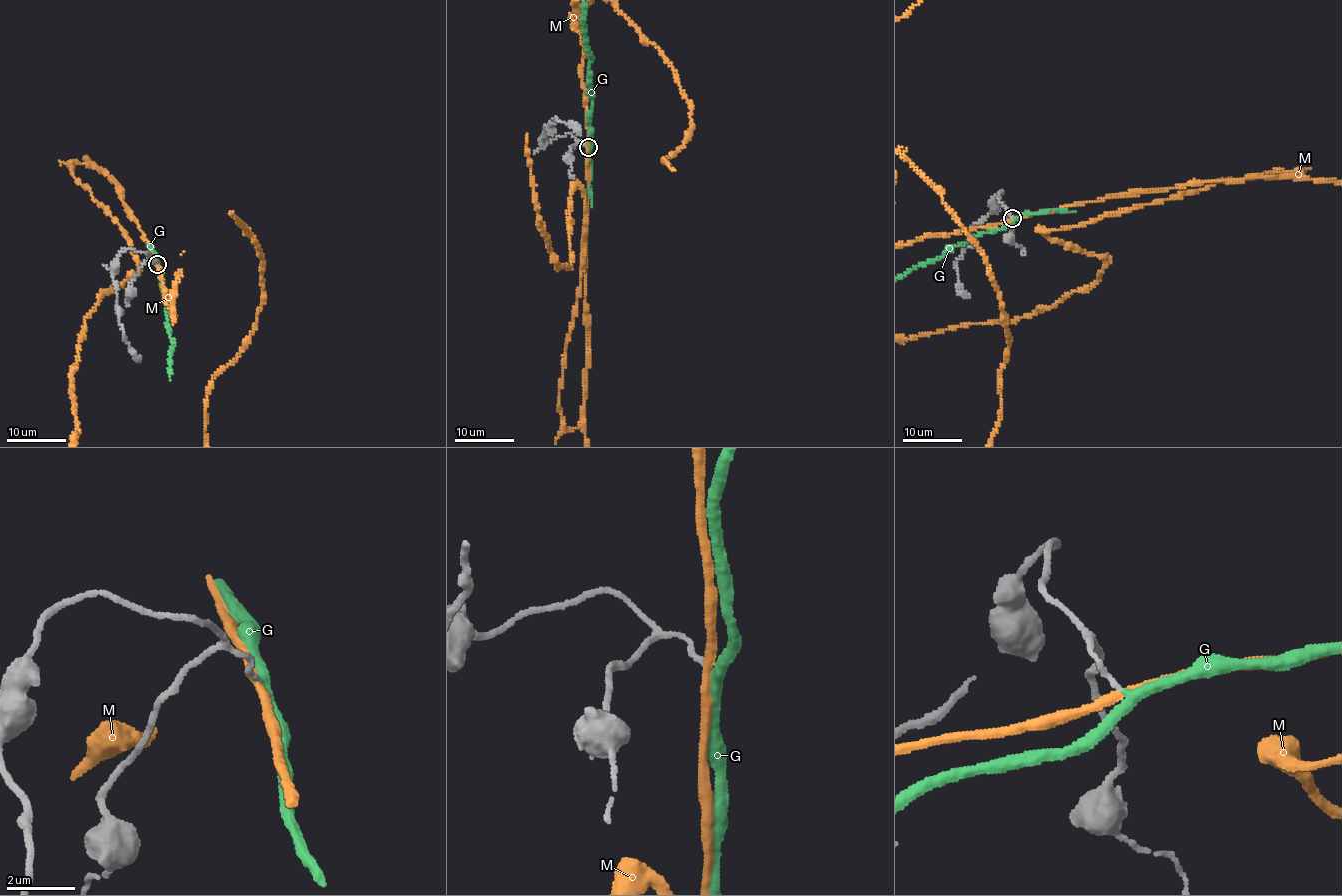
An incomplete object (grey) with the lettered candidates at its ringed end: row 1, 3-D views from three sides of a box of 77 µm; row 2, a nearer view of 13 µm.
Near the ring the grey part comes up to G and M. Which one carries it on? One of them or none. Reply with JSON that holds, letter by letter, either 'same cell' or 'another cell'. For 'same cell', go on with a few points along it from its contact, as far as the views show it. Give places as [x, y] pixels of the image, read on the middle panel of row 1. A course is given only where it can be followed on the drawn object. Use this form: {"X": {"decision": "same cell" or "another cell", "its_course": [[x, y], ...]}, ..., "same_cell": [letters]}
{"G": {"decision": "same cell"}, "M": {"decision": "another cell"}, "same_cell": ["G"]}

